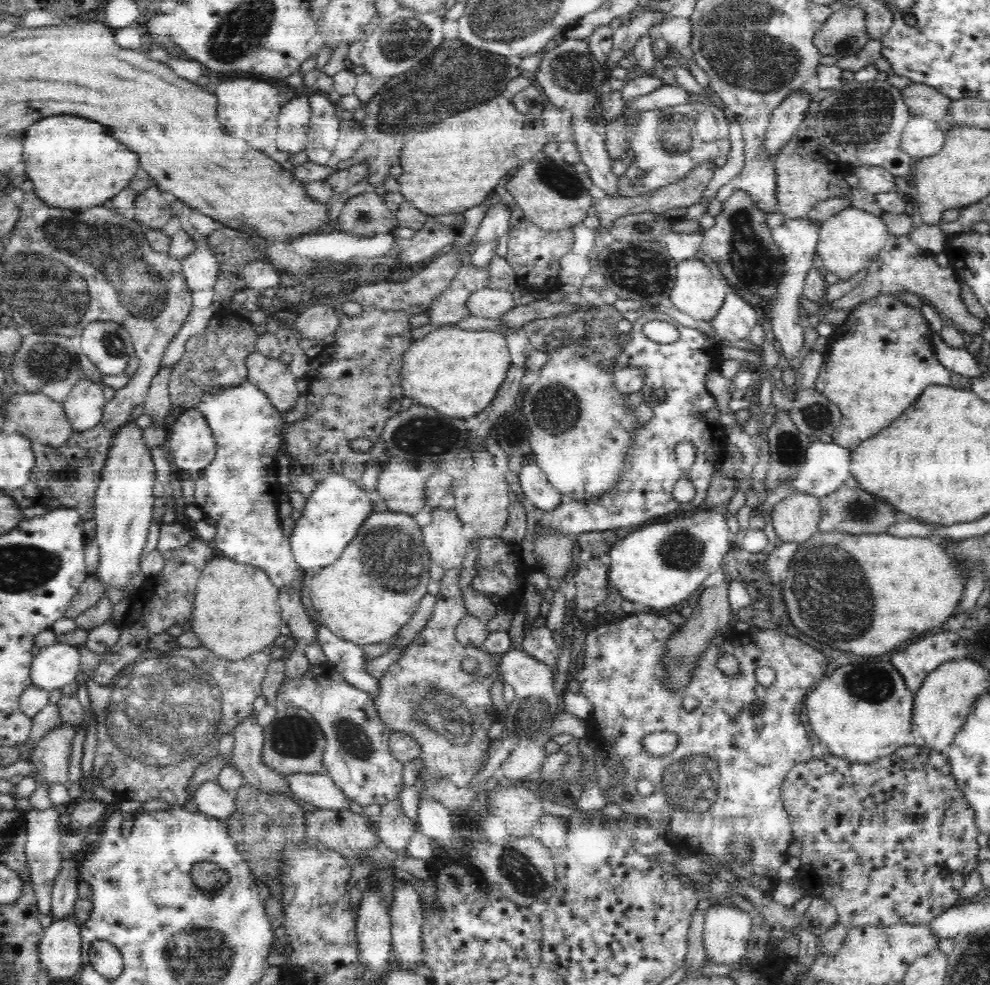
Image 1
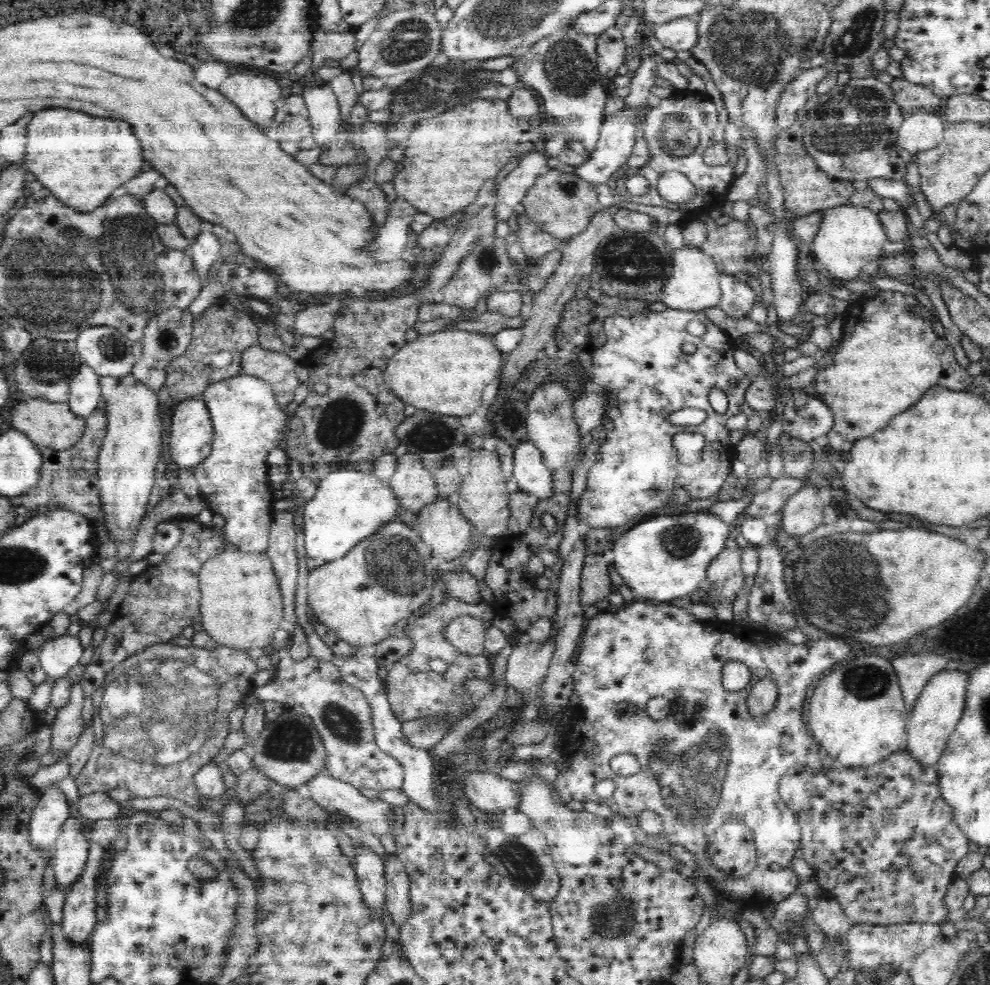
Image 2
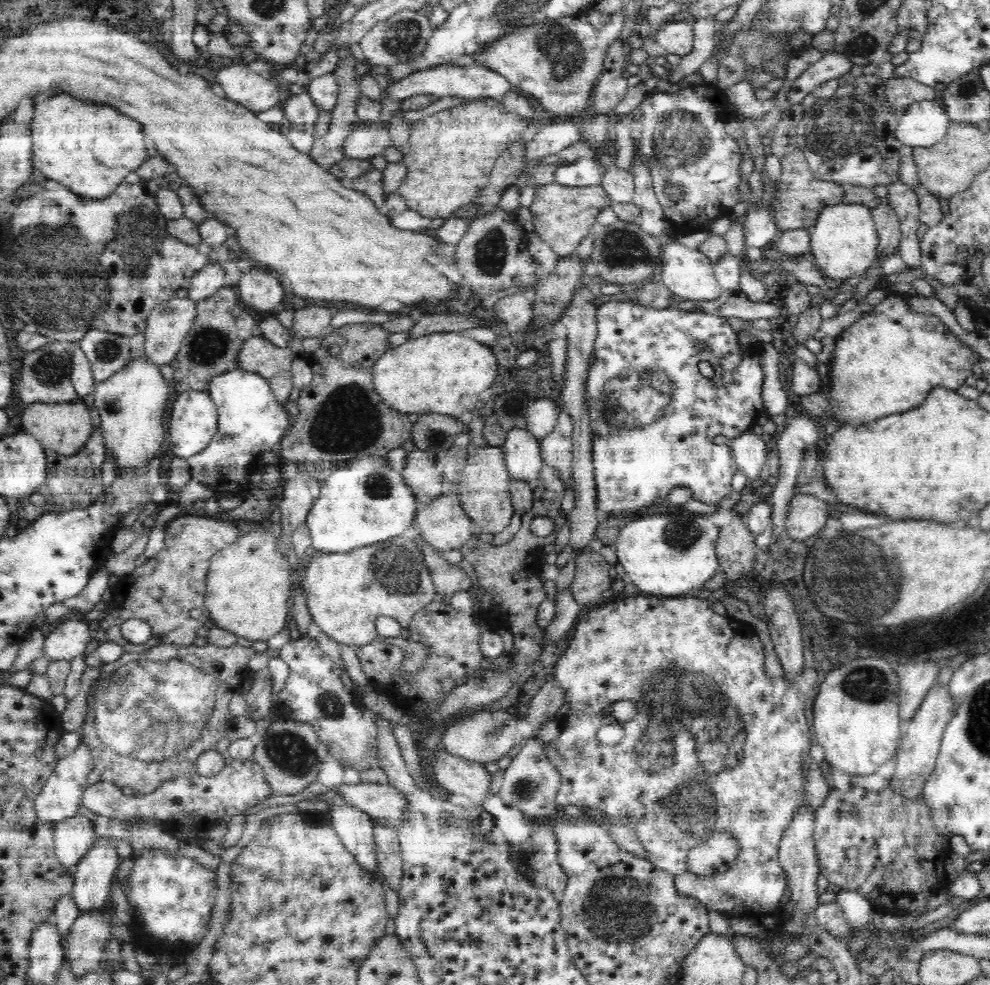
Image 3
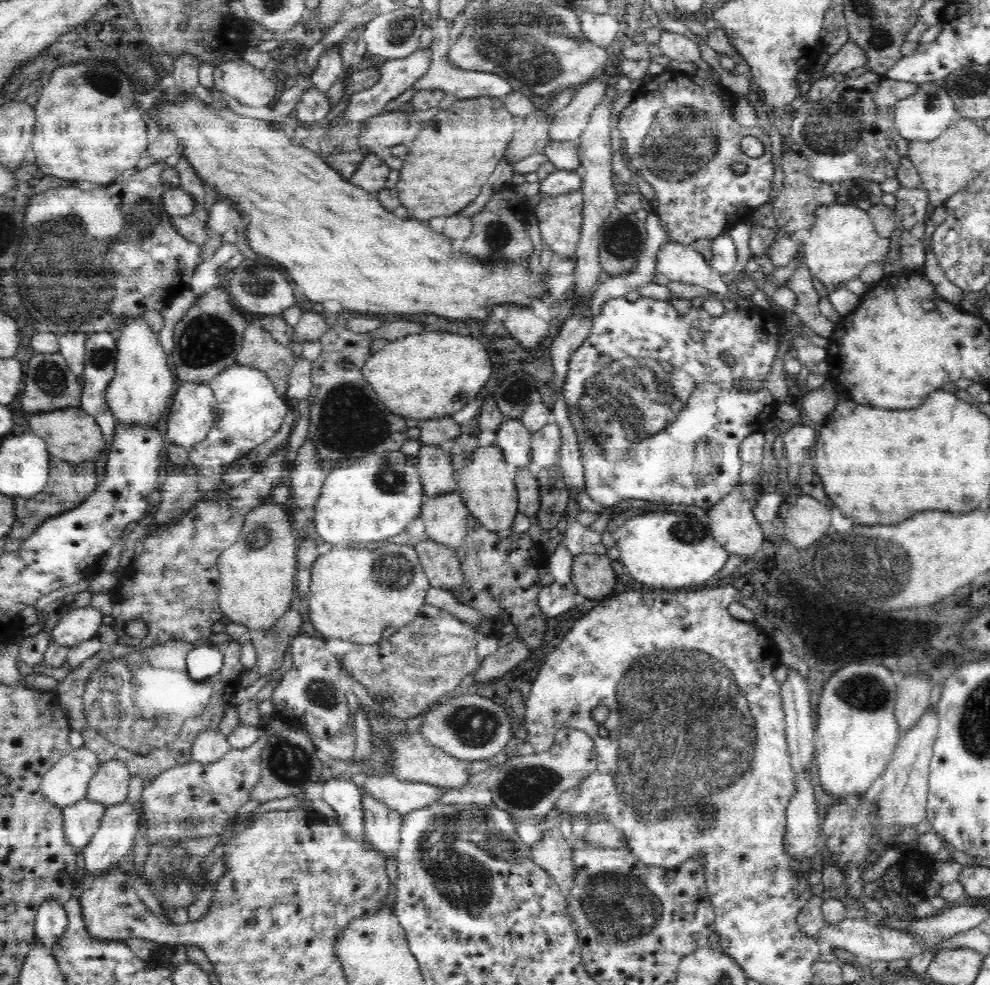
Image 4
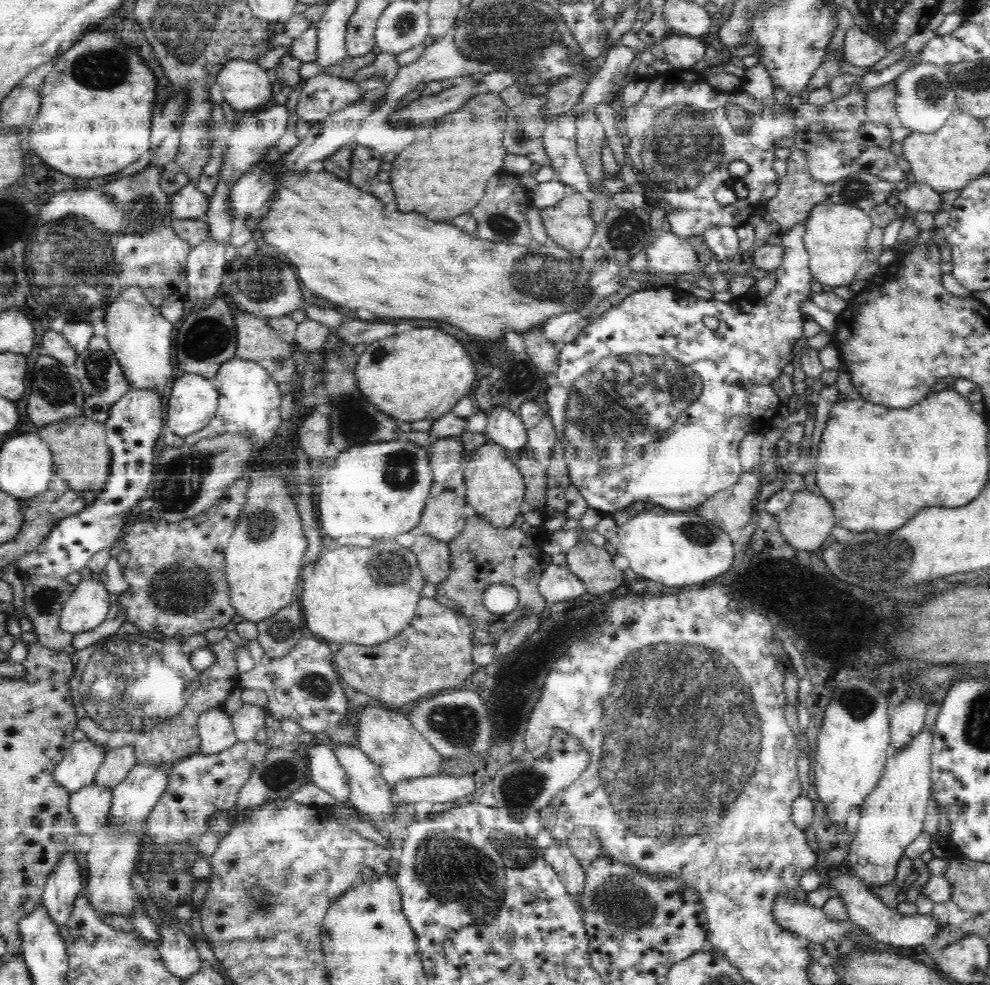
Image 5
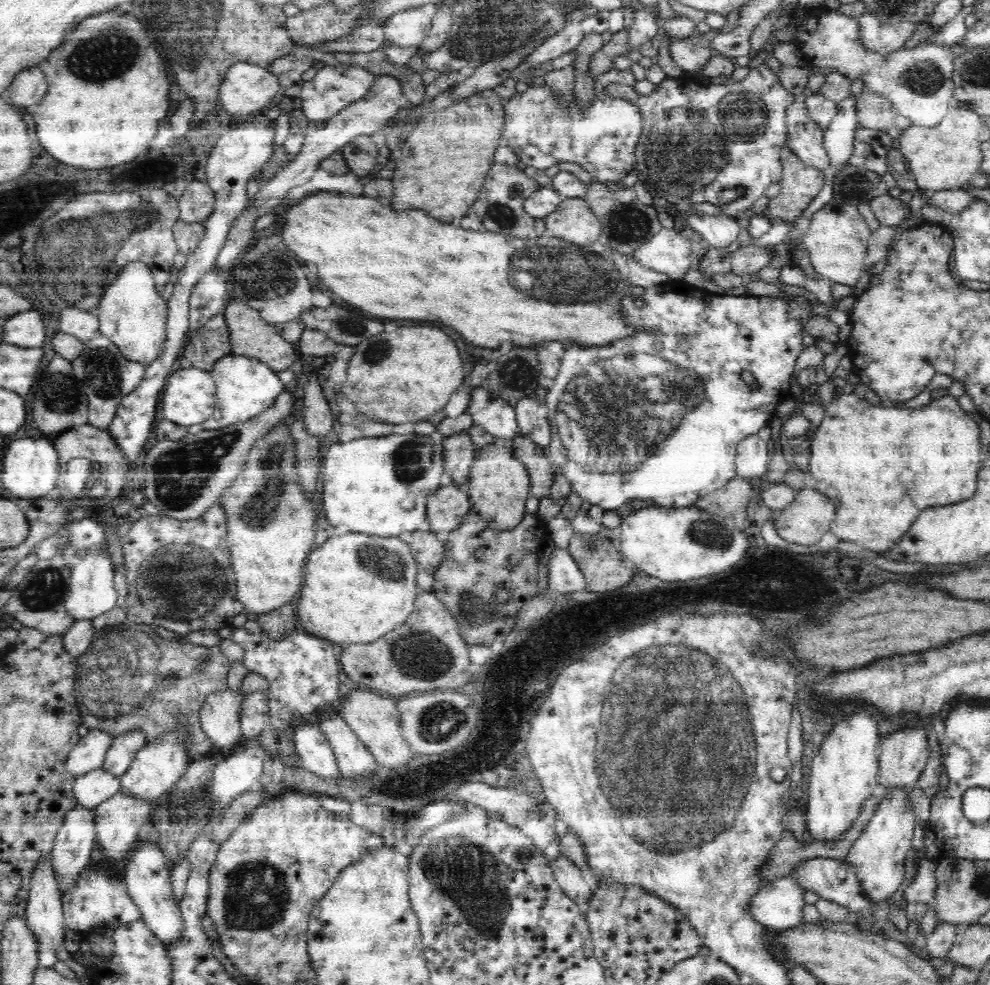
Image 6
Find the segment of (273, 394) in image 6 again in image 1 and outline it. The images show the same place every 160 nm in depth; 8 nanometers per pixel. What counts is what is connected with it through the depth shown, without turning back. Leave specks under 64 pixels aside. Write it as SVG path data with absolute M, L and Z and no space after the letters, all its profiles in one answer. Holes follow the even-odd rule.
M249 380L237 385L216 387L202 396L196 407L208 421L217 449L212 463L195 476L195 505L204 512L205 518L210 517L216 521L217 532L212 540L213 546L221 556L240 564L262 568L279 592L283 589L294 589L301 597L299 580L304 572L299 570L291 553L289 539L280 525L278 503L285 488L283 475L274 461L277 452L284 448L285 413L274 408L267 394Z

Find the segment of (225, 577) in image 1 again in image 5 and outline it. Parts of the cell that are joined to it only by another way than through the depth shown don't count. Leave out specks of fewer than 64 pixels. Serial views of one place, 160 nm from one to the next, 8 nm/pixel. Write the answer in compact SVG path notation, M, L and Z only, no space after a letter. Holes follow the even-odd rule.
M248 470L244 476L245 486L249 488L247 500L224 555L230 602L244 621L259 623L296 600L294 589L308 541L302 534L302 521L289 493L285 473L280 470L275 476Z

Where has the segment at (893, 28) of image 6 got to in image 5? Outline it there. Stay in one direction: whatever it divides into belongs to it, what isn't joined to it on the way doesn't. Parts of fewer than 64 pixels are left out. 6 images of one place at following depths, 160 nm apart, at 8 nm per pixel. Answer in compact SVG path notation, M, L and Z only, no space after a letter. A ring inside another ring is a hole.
M852 26L846 32L844 38L844 50L842 62L848 62L852 66L872 67L887 54L884 45L874 41L868 34L860 31L860 28Z

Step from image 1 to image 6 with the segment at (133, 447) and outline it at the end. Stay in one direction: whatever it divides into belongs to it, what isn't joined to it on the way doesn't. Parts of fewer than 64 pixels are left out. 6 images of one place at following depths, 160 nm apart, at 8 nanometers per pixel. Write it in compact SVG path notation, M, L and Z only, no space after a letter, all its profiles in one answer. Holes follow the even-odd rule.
M131 262L123 266L116 281L104 290L96 313L99 331L119 348L128 362L139 362L147 367L162 354L169 307L157 292L152 270L147 264Z

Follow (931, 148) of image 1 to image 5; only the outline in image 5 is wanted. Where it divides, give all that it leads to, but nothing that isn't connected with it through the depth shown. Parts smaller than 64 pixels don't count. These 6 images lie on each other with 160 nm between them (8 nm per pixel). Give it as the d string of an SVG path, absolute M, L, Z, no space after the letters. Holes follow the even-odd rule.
M916 64L908 67L894 80L896 84L897 123L909 128L911 132L932 134L940 130L950 116L957 111L956 94L952 91L946 68L933 64Z

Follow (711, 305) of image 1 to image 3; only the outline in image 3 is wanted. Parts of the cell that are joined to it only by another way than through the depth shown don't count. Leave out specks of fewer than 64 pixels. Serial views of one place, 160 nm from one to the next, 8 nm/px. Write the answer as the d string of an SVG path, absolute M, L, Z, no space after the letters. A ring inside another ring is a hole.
M666 239L662 252L662 271L659 279L671 294L676 294L686 300L716 300L723 291L720 283L716 280L711 261L704 253L698 249L690 249L678 243L675 239Z

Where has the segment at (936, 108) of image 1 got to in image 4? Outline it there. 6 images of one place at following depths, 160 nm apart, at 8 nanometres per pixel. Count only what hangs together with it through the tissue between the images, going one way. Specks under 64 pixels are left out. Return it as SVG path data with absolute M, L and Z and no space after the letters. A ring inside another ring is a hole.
M890 78L883 79L873 95L878 117L891 117L896 103L919 92L919 85L913 82L902 82Z

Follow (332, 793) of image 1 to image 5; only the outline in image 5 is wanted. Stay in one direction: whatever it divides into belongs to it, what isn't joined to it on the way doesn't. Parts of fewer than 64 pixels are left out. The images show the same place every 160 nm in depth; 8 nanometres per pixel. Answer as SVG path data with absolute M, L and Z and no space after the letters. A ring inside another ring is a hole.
M445 771L443 774L413 778L410 780L403 780L398 782L392 788L393 795L391 799L393 803L397 805L399 802L404 802L404 804L415 804L416 802L431 802L432 804L438 804L438 802L456 801L458 798L464 798L474 792L474 780L470 776L458 776L458 774L446 774Z

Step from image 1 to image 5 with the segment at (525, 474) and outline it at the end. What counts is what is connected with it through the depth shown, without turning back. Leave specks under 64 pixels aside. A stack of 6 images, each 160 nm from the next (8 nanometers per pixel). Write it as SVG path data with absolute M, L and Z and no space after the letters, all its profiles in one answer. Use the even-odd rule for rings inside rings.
M494 406L486 417L486 435L489 442L502 446L513 458L520 449L528 447L527 428L520 416L503 406Z

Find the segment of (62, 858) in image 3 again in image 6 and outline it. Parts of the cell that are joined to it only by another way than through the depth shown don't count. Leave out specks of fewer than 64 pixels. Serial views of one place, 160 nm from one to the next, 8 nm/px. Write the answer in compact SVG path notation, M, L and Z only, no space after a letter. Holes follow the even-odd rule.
M96 768L88 774L76 777L73 783L77 804L88 810L94 810L120 791L119 777L108 774L103 768Z

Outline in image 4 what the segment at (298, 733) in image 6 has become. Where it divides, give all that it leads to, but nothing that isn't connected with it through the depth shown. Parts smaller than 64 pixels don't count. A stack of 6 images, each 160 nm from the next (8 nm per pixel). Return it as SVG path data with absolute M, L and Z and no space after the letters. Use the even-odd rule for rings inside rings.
M344 777L323 784L322 798L336 811L339 827L352 838L365 842L362 792L358 782Z

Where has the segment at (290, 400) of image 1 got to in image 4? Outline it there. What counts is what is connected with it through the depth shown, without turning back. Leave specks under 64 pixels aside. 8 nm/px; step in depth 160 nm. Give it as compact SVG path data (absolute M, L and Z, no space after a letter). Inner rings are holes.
M249 323L243 334L243 342L237 356L237 364L260 369L275 384L277 392L285 396L289 372L296 356L288 346L280 344L257 323Z

